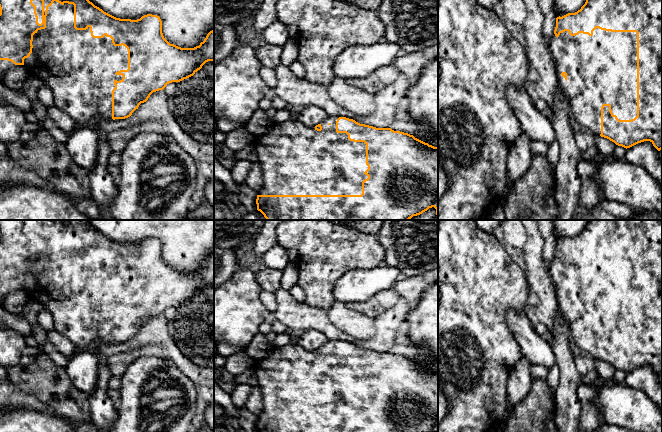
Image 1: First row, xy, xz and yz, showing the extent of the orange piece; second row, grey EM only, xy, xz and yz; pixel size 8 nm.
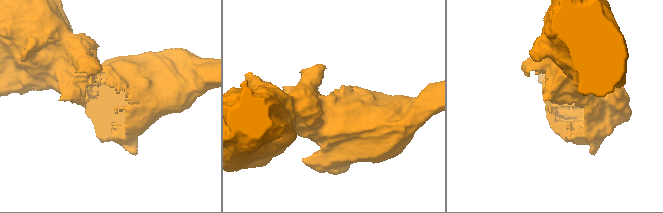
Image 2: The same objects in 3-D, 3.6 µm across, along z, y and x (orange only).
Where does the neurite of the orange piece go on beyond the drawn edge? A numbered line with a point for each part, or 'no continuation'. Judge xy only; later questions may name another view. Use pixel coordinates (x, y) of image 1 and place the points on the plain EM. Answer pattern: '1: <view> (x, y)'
1: xy (80, 294)

